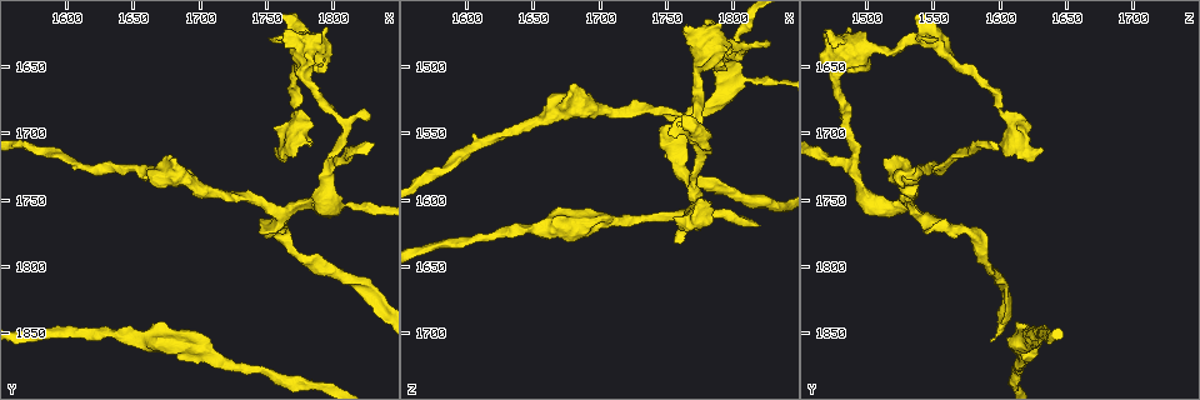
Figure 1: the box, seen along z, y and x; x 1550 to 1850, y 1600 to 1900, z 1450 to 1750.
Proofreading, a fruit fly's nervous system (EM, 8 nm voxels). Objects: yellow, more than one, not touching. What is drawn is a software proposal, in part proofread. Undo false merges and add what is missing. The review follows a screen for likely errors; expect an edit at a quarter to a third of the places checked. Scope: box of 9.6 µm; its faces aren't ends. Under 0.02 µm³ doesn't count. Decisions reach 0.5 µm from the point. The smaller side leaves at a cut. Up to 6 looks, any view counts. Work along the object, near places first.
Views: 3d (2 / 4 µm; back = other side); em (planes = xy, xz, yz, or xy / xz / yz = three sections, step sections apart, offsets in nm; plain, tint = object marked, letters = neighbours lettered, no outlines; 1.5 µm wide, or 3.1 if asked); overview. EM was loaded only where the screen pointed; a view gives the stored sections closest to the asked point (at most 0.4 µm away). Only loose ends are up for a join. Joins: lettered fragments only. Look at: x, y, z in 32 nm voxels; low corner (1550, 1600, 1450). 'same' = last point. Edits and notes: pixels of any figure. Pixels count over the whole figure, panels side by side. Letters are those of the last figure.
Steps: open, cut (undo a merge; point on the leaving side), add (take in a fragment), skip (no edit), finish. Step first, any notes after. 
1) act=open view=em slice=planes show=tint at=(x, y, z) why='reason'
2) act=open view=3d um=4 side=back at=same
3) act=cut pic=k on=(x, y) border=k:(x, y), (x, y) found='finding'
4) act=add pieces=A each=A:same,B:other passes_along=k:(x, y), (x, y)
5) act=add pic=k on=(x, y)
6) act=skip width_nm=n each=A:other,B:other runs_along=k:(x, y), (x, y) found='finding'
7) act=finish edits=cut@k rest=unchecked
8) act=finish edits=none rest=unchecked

act=open view=3d um=2 at=(1698, 1862, 1614) why='calibre changes'

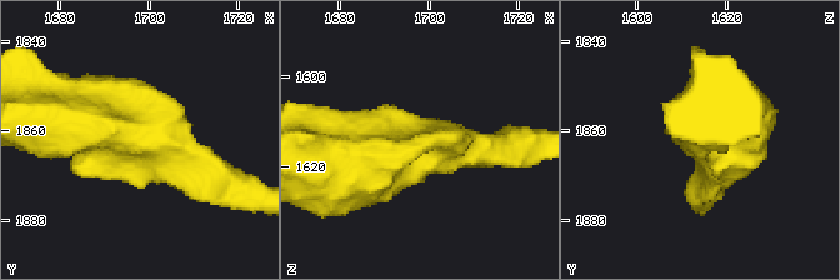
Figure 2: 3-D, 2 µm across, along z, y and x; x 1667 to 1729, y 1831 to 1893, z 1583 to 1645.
act=open view=em slice=yz step=4 show=tint at=(1696, 1860, 1613) why='now the EM'

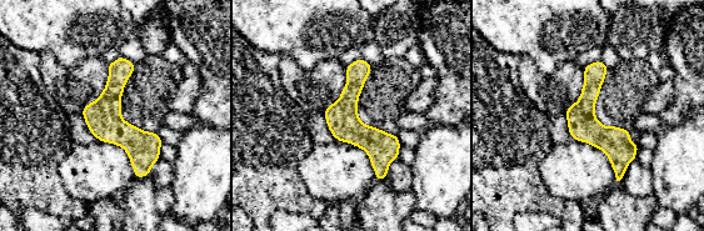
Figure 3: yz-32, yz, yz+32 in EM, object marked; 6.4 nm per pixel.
act=open view=em slice=planes show=letters at=same why='cut it another way'

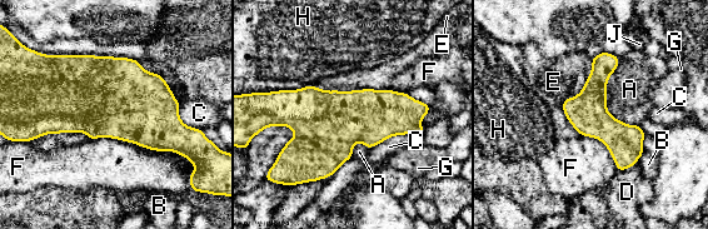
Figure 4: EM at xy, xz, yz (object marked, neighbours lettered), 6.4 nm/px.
act=skip each=A:other,B:other,C:other,D:other,E:other,F:other,G:other,H:other,J:other runs_along=4:(602, 55), (597, 118), (631, 163) found='continuous, no second cell'

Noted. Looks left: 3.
act=open view=em slice=planes show=tint at=(1678, 1716, 1520) why='free end'

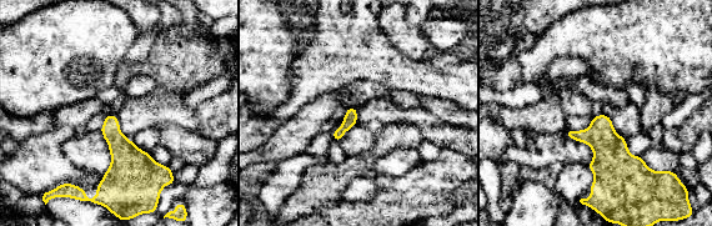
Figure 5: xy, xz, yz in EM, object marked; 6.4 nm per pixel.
act=open view=em slice=planes show=letters at=same

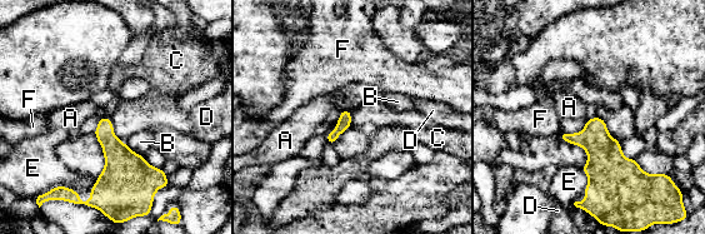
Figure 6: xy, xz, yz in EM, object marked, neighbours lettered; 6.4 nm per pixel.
act=skip each=A:other,B:other,C:other,D:other,E:other,F:other border=6:(110, 118), (114, 134), (120, 140) found='none of them fits'

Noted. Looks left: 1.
act=finish edits=none rest=unchecked

